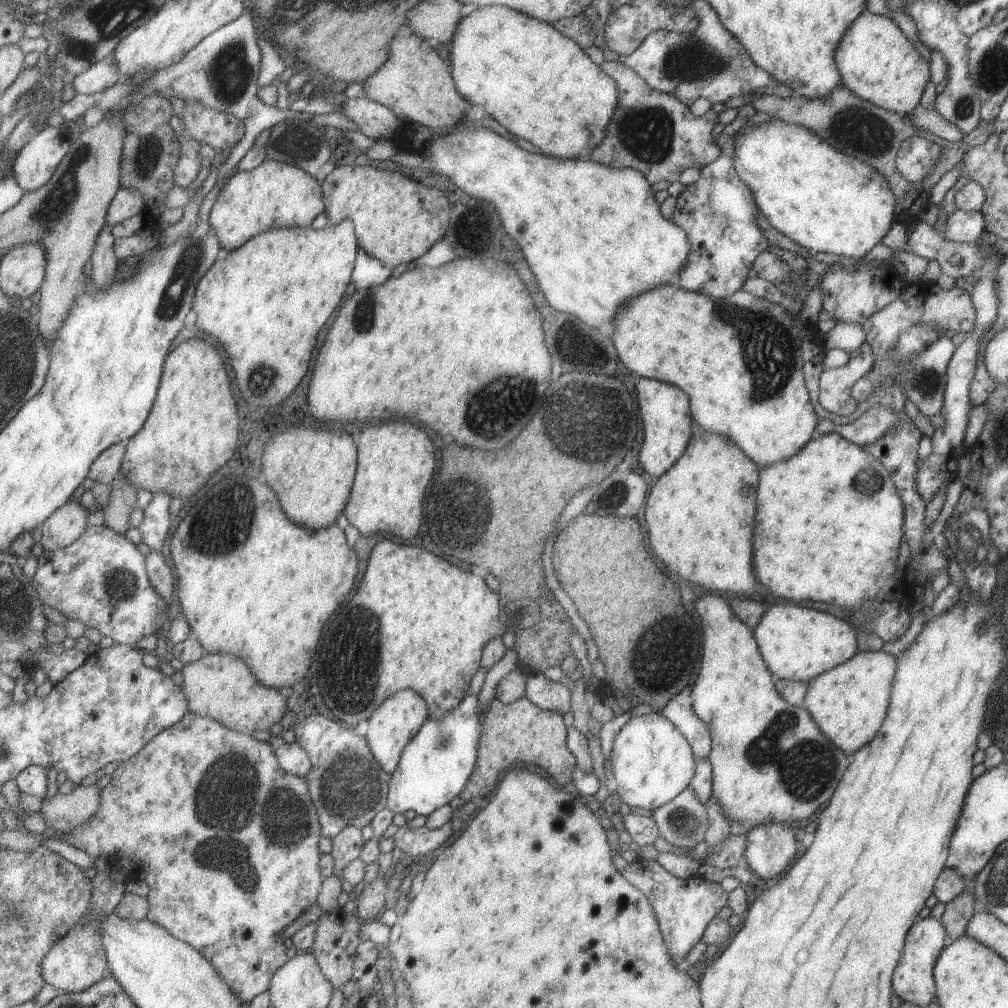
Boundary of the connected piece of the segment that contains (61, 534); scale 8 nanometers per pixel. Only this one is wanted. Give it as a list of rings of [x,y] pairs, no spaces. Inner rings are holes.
[[[73,498],[56,510],[42,526],[41,544],[44,550],[56,551],[70,547],[85,531],[92,509]]]

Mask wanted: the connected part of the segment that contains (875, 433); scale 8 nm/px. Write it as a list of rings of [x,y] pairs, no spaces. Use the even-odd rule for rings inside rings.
[[[873,405],[861,416],[844,425],[833,424],[827,419],[818,419],[815,430],[820,435],[836,434],[856,445],[864,445],[884,435],[890,426],[898,421],[898,416],[887,407]]]

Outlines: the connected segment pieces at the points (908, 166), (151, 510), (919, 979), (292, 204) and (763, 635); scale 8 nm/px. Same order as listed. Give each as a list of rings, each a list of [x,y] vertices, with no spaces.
[[[919,136],[901,141],[894,158],[897,172],[910,183],[922,181],[930,175],[940,160],[942,148]]]
[[[169,493],[152,494],[152,501],[145,508],[145,520],[139,527],[143,541],[151,549],[163,550],[169,530],[171,530],[171,512],[169,504],[173,496]]]
[[[933,917],[919,919],[909,928],[904,938],[901,958],[897,961],[892,974],[892,990],[901,1001],[926,1007],[933,1000],[936,986],[932,977],[932,966],[947,943],[943,925]]]
[[[266,158],[257,168],[237,172],[225,182],[211,209],[209,222],[217,233],[222,248],[231,252],[244,247],[253,237],[272,229],[310,227],[313,220],[323,212],[326,212],[324,192],[322,184],[314,176],[304,168]]]
[[[773,604],[762,614],[752,633],[767,670],[777,679],[808,683],[814,676],[845,662],[857,652],[855,628],[845,620],[826,612],[805,609],[787,604]]]

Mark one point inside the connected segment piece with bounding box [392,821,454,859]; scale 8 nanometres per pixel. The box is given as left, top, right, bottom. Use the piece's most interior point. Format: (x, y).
(416, 842)

